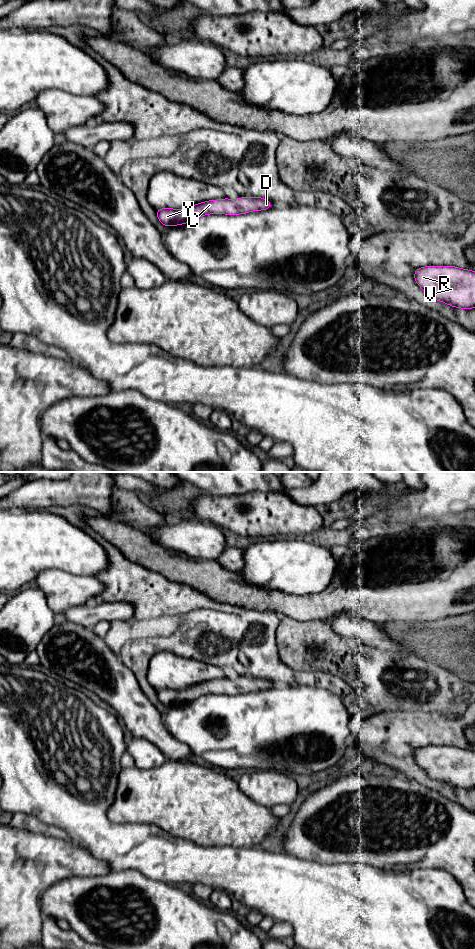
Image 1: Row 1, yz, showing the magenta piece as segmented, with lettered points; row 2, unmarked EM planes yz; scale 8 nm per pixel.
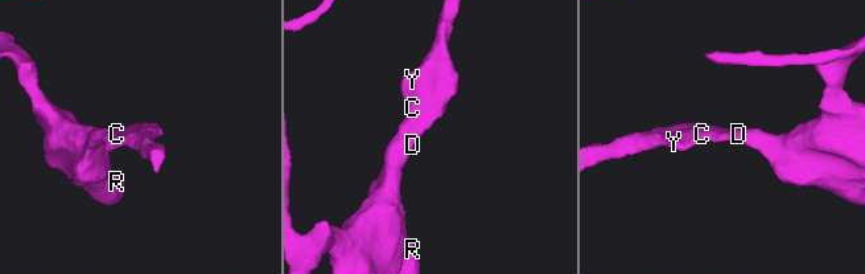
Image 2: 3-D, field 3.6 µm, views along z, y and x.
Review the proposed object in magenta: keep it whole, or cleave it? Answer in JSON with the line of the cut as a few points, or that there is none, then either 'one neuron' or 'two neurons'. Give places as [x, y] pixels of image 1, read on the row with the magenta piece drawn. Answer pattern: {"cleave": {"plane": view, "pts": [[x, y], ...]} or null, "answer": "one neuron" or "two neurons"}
{"cleave": null, "answer": "one neuron"}

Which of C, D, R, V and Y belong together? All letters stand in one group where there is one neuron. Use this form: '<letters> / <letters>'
C D R V Y

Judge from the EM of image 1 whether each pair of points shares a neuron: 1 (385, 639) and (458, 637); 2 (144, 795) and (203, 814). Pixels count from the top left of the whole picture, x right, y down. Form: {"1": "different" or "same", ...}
{"1": "different", "2": "same"}

